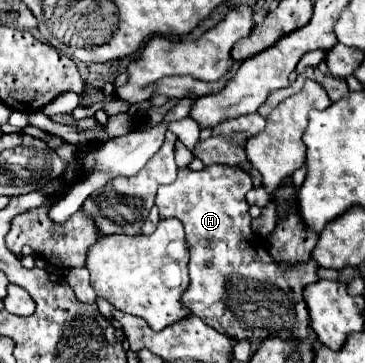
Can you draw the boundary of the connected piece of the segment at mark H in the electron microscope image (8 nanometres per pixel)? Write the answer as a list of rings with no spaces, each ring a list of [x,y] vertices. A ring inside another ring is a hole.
[[[205,166],[201,172],[191,172],[189,168],[183,168],[179,170],[177,174],[177,180],[169,185],[162,185],[157,191],[157,208],[159,209],[159,216],[161,219],[166,218],[179,218],[185,226],[185,238],[187,238],[187,246],[189,246],[189,252],[191,252],[191,260],[189,260],[189,276],[191,276],[191,284],[187,288],[187,292],[183,294],[183,304],[191,310],[193,316],[199,316],[207,326],[215,328],[217,332],[221,334],[227,334],[229,338],[237,338],[237,340],[251,340],[253,344],[259,344],[263,342],[263,338],[271,336],[273,332],[275,334],[281,334],[283,330],[283,338],[291,338],[291,336],[299,336],[303,338],[303,334],[307,334],[307,328],[309,328],[309,314],[305,312],[305,300],[303,300],[303,288],[311,282],[317,282],[317,270],[319,270],[319,264],[311,258],[307,262],[297,262],[297,264],[289,264],[289,266],[279,266],[279,262],[275,262],[271,258],[271,254],[267,252],[265,248],[265,242],[253,234],[251,230],[251,216],[249,216],[249,204],[245,200],[245,194],[253,188],[253,180],[251,180],[251,174],[247,170],[243,170],[241,166]]]

